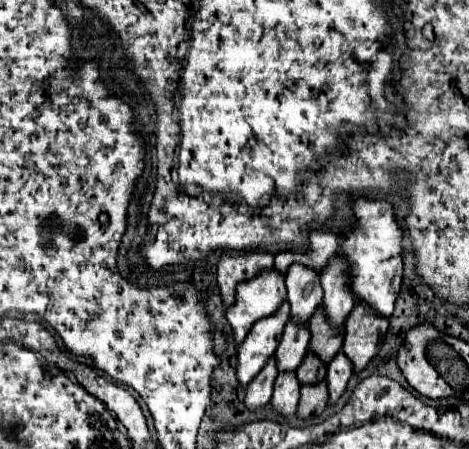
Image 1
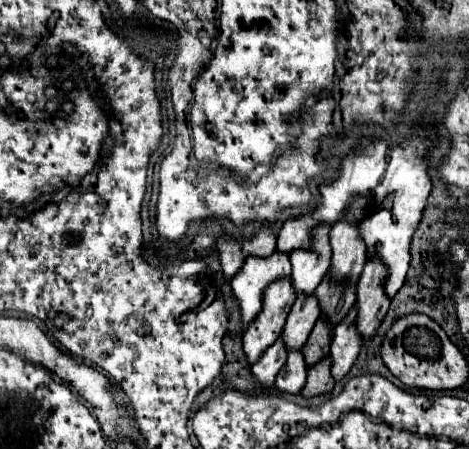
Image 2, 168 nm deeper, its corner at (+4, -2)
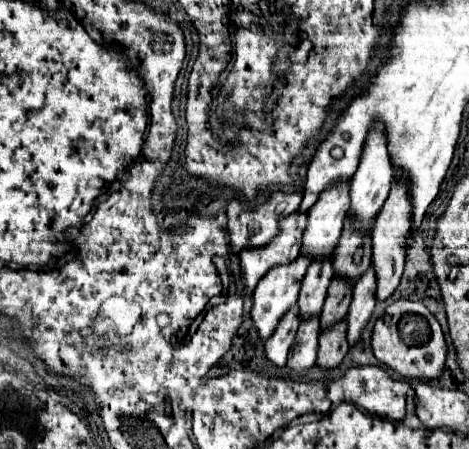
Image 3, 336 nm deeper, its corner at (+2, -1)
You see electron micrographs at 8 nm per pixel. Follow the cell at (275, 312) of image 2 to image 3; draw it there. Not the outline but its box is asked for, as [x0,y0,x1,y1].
[252,254,310,340]

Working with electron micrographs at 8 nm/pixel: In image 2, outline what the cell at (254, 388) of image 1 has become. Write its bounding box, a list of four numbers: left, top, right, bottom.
[252,337,286,387]

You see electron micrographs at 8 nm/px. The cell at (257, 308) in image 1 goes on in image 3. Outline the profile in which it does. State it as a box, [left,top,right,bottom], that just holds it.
[240,212,306,296]

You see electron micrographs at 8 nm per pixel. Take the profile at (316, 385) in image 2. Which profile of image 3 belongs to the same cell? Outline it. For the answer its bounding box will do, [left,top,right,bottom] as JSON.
[316,322,348,370]

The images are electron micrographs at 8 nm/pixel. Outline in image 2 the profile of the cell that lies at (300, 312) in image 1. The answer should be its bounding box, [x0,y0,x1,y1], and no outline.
[292,225,330,293]

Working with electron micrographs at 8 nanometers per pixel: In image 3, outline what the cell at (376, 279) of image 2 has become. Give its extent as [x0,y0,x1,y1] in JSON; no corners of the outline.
[372,180,410,302]

